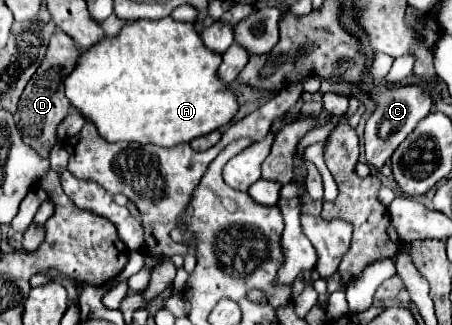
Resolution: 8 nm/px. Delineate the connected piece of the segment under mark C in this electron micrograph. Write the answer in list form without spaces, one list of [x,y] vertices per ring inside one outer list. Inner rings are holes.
[[[407,85],[407,87],[399,87],[399,89],[373,87],[369,91],[369,97],[377,101],[377,109],[365,125],[365,157],[367,157],[369,165],[373,165],[375,169],[381,169],[387,163],[387,159],[395,153],[399,143],[429,113],[433,101],[429,97],[429,91],[423,85],[419,85],[419,87],[417,85]]]

